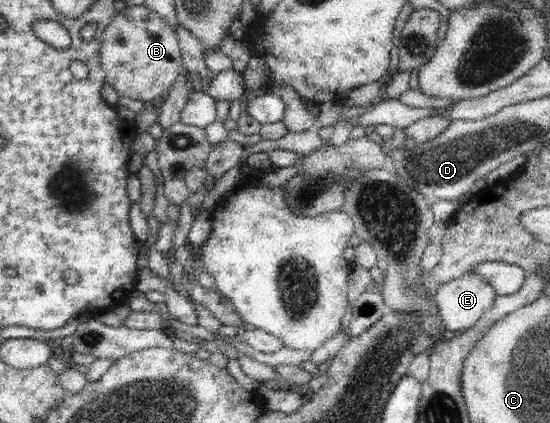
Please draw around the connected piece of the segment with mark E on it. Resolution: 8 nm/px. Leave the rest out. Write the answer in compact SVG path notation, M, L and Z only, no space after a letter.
M468 273L447 281L433 295L437 317L451 335L474 327L490 311L494 300L491 285Z

